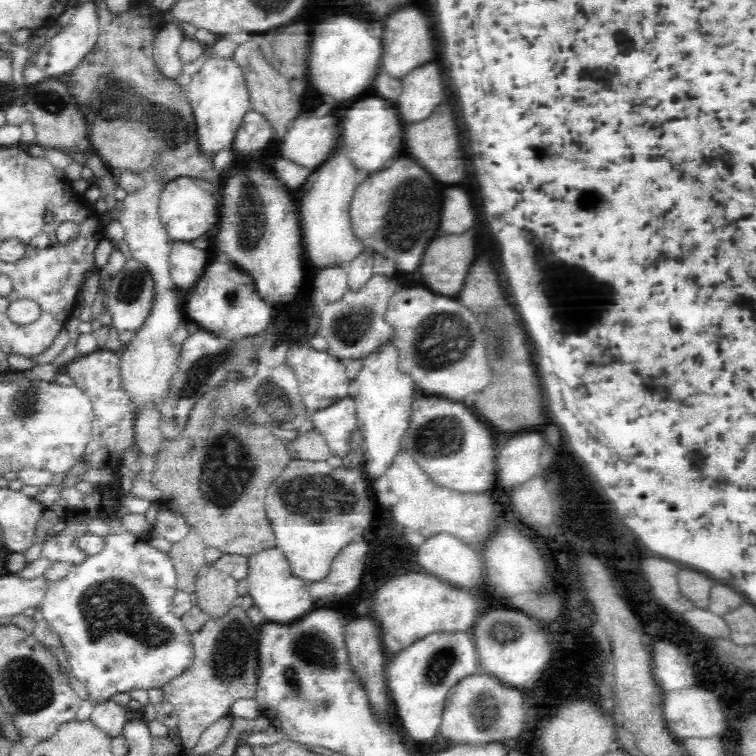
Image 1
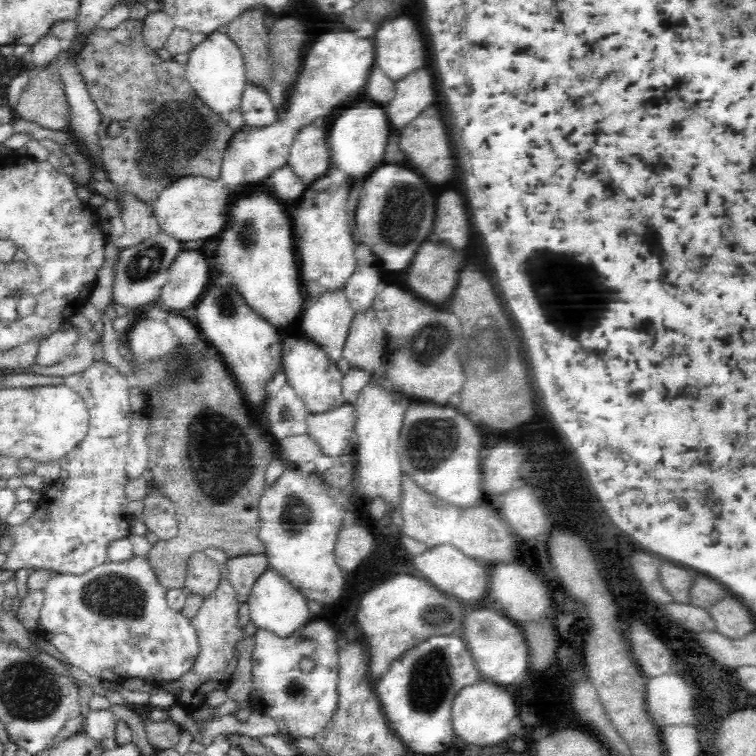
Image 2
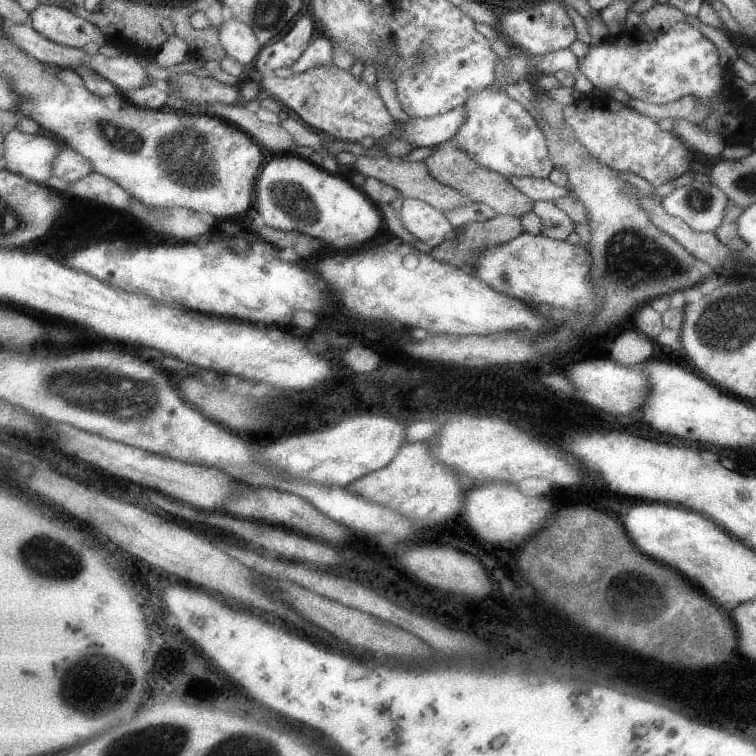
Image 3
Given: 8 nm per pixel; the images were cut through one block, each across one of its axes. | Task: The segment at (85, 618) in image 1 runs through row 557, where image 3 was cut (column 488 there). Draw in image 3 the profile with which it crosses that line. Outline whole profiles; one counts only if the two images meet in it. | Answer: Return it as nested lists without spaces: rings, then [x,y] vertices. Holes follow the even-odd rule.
[[[487,86],[473,94],[463,108],[465,122],[461,124],[452,140],[461,150],[473,156],[477,164],[507,178],[548,178],[554,166],[549,158],[544,131],[537,126],[532,115],[519,102],[515,102],[505,89],[495,90],[493,86]]]

